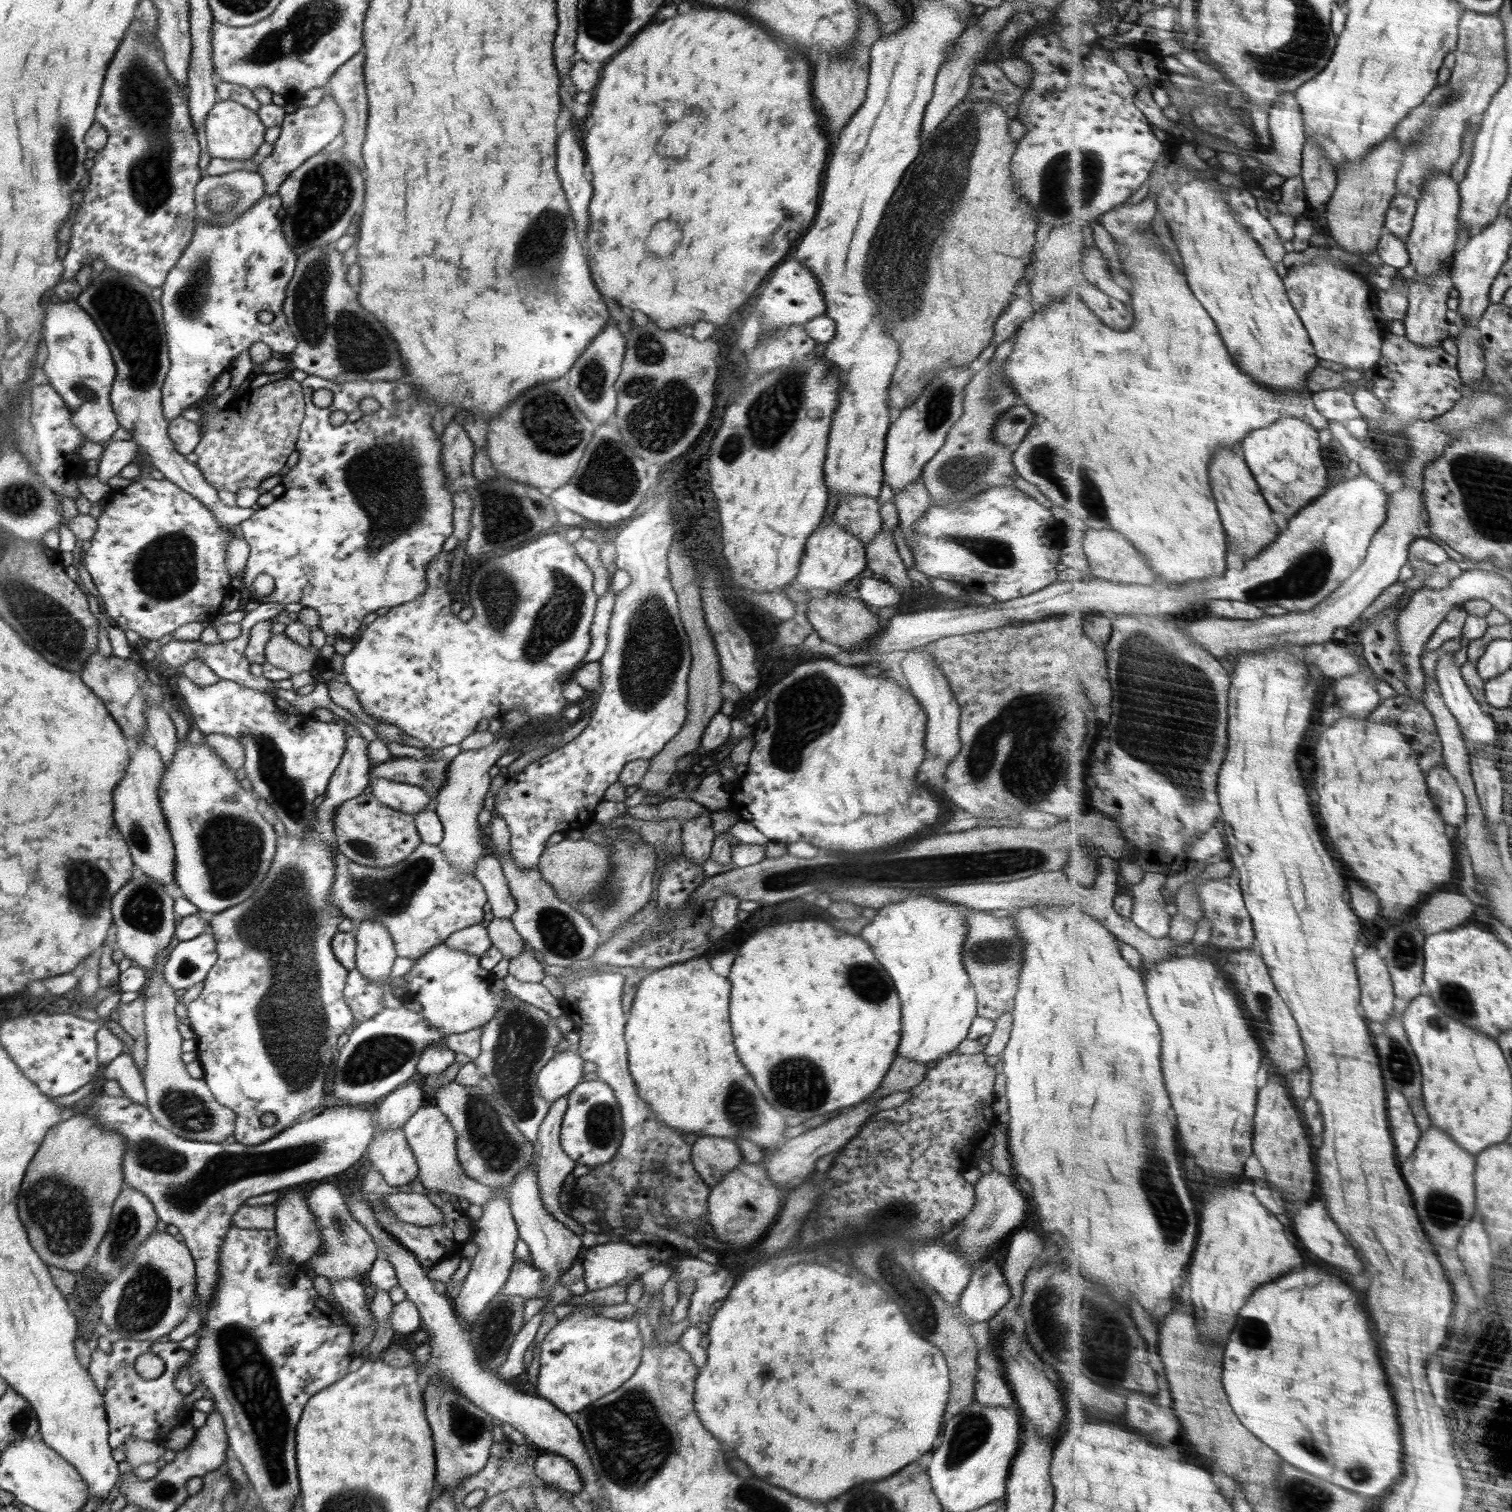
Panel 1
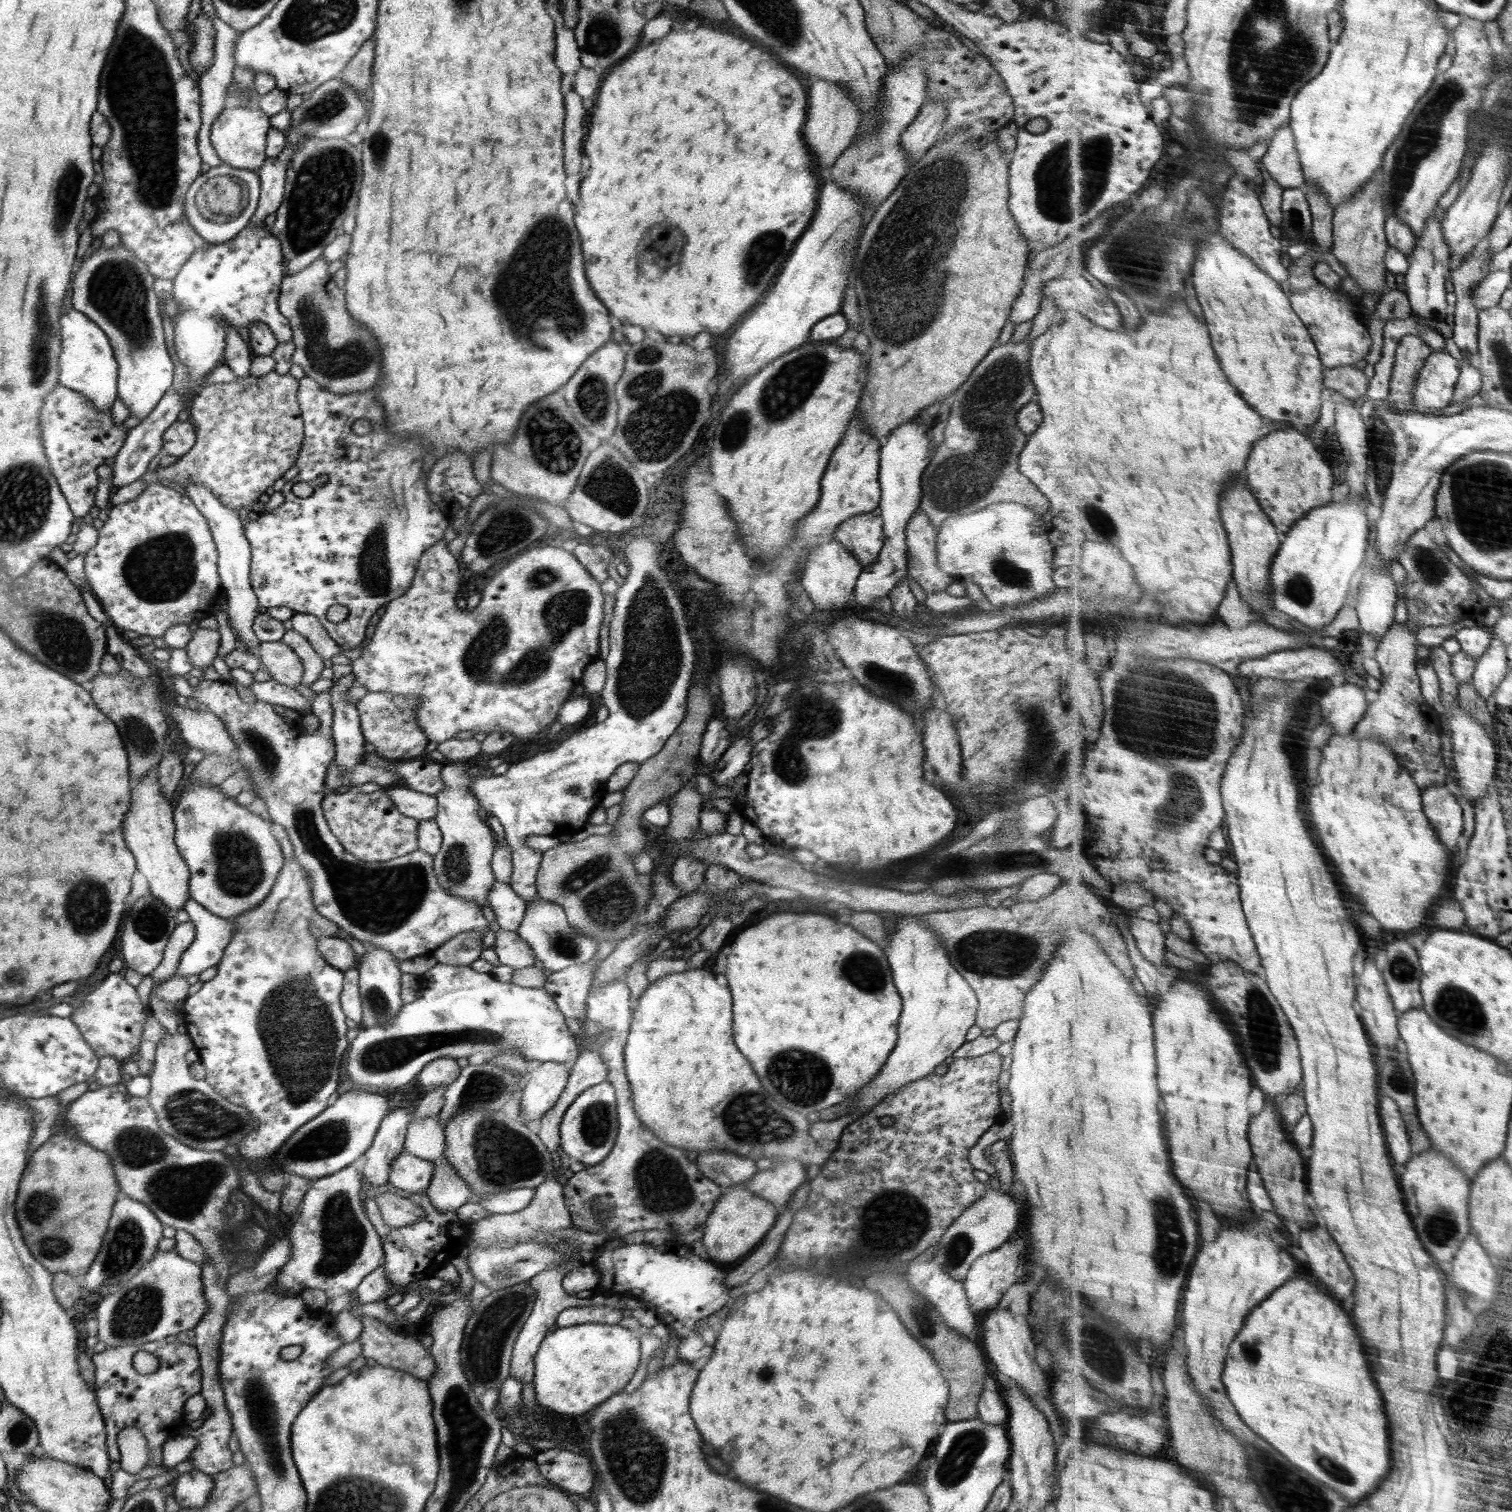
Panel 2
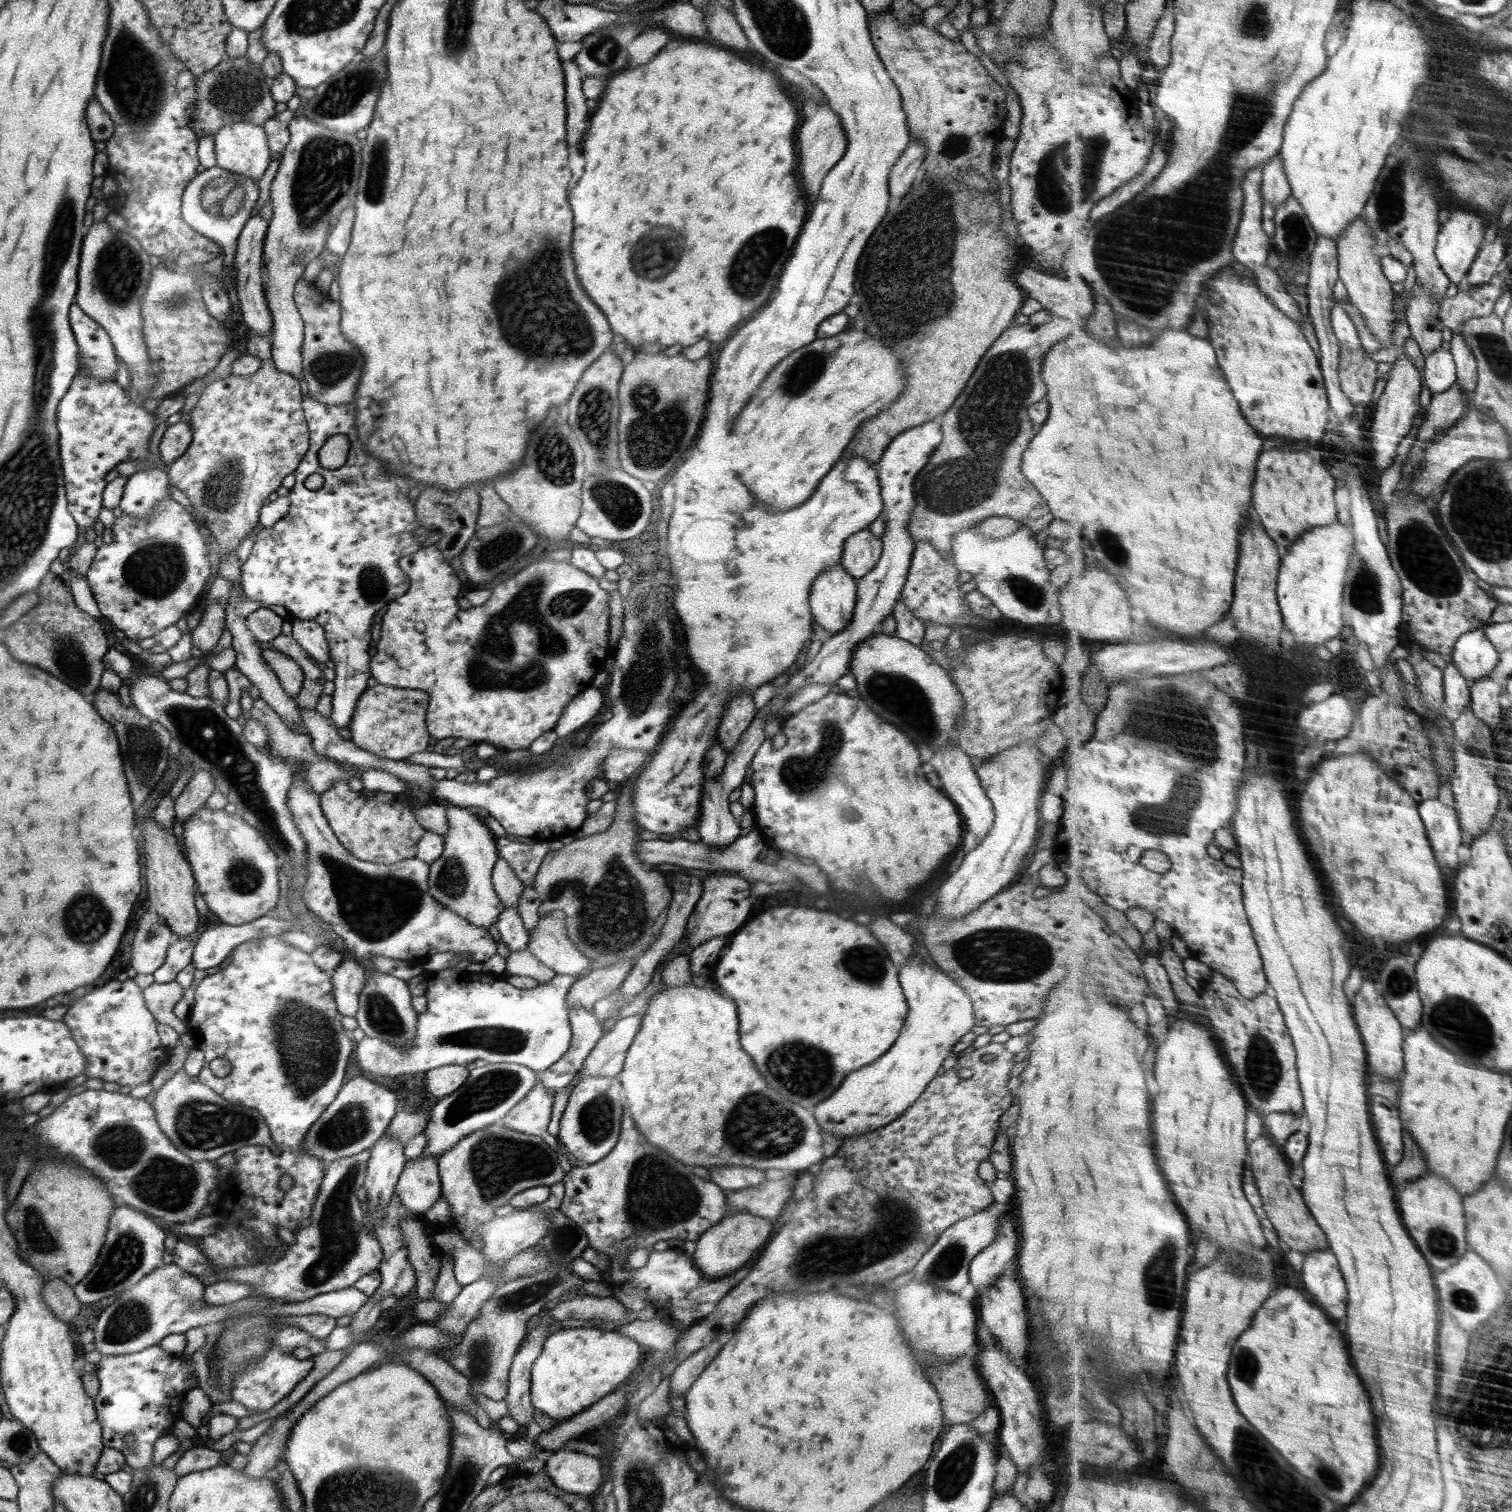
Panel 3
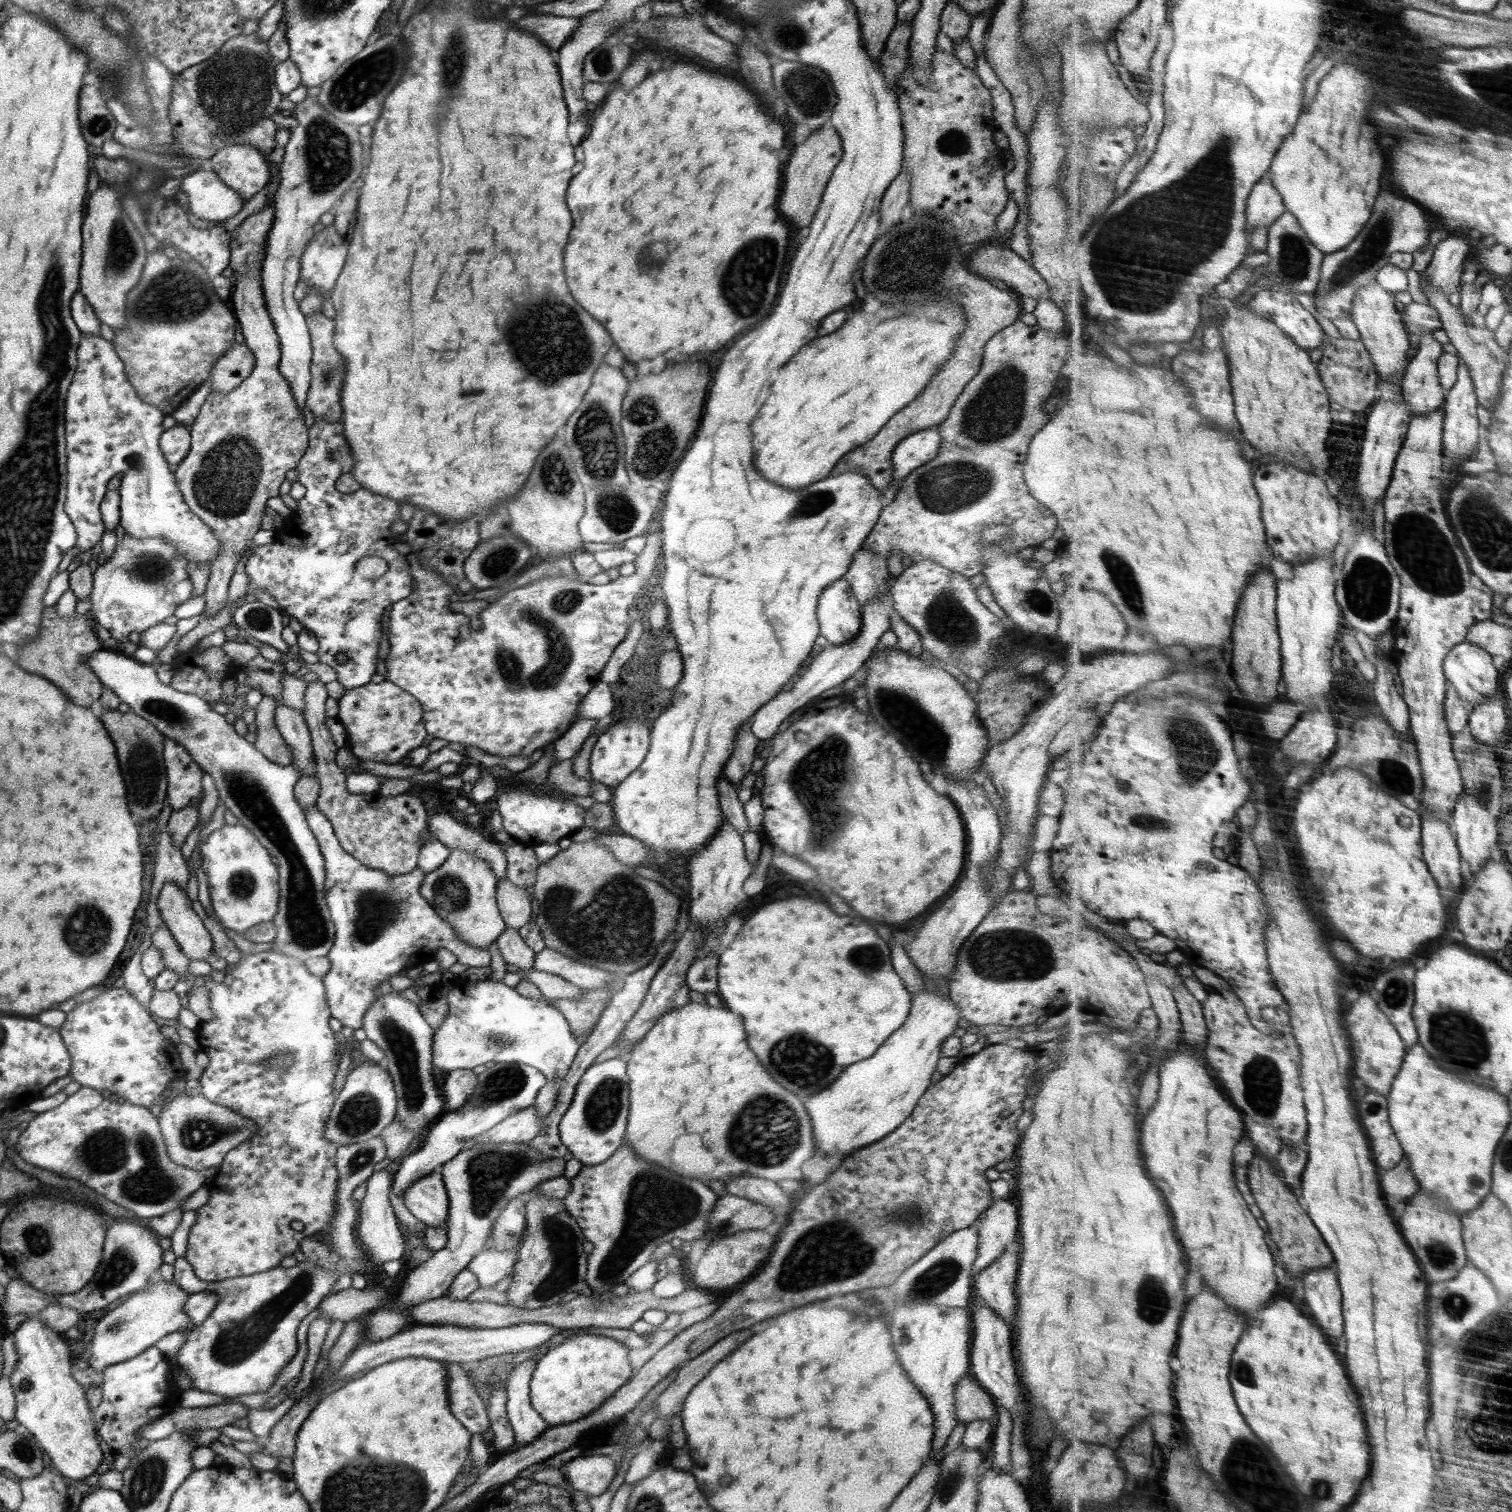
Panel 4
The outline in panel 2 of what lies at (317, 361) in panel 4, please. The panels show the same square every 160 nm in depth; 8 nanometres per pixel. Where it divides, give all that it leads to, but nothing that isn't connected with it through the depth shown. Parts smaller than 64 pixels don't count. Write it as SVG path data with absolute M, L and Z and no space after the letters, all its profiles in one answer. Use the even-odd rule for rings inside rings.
M321 256L300 272L286 275L281 282L278 299L279 311L289 320L292 327L295 351L292 362L302 367L306 377L312 378L322 389L346 395L350 392L362 392L372 389L380 376L380 348L376 338L366 327L350 316L346 308L345 291L339 289L334 281L334 274L328 271L329 263Z

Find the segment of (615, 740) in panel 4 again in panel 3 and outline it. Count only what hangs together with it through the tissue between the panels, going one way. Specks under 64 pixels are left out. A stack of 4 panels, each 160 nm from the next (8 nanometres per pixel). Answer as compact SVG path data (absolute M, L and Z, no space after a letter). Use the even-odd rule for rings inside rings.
M617 748L611 750L603 762L603 779L607 782L622 782L634 776L642 764L648 761L645 752Z

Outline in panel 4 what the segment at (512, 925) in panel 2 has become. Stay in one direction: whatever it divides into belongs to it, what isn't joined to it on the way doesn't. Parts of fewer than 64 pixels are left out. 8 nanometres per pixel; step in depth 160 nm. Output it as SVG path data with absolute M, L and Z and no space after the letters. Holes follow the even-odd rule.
M506 927L496 944L506 963L518 966L522 972L533 969L535 952L522 940L518 929Z

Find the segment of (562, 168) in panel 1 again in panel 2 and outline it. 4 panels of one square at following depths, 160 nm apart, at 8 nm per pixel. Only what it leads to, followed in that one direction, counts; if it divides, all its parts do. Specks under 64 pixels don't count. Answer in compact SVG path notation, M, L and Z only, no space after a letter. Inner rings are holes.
M568 92L564 96L566 102L566 118L564 118L564 166L566 174L578 174L582 170L580 158L584 154L584 116L586 110L582 106L582 98L576 92Z

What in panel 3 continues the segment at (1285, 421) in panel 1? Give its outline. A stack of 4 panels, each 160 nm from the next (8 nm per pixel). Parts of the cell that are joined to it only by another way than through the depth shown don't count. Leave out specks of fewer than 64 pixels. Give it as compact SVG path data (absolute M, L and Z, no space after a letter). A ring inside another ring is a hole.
M1270 450L1260 456L1260 472L1256 478L1256 508L1271 533L1271 537L1284 552L1290 551L1293 544L1308 531L1320 526L1334 524L1338 520L1336 488L1338 482L1324 464L1316 464L1308 452Z

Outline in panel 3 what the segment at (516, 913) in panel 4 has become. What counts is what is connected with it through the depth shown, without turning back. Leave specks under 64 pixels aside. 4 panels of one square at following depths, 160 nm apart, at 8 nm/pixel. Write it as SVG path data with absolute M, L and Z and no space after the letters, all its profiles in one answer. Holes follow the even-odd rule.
M498 858L492 870L491 877L494 891L500 898L505 908L517 908L520 897L522 897L522 882L516 878L510 865L502 858Z

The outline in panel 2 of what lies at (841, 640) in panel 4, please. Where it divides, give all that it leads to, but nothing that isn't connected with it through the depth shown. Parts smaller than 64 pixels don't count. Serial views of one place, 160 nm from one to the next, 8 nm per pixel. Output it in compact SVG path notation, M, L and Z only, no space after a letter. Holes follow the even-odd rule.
M832 538L829 542L817 546L806 560L799 581L811 598L814 609L834 611L851 606L848 598L850 598L858 575L863 569L860 561L847 548L844 548L843 544Z

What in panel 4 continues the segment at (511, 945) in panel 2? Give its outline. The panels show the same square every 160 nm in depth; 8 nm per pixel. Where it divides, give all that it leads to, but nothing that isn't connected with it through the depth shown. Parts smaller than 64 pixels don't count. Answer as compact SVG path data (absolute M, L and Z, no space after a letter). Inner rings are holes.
M533 968L531 971L522 972L529 980L538 988L541 997L546 1000L554 1000L558 998L567 998L574 1000L581 998L582 989L574 984L568 983L567 980L560 978L550 972L540 972Z

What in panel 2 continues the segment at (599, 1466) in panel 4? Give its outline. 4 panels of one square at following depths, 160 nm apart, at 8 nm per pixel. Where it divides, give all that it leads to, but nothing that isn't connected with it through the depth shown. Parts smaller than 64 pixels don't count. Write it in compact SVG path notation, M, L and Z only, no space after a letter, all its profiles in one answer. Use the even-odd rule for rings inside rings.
M559 1447L533 1455L540 1476L566 1493L593 1495L597 1489L591 1460L582 1453Z

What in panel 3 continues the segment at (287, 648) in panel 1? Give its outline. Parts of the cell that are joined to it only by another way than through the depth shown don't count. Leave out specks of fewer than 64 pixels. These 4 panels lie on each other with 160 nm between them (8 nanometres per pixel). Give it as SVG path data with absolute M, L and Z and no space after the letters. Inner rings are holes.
M276 649L262 650L262 657L276 673L282 688L289 697L296 697L303 685L303 670L290 656Z

